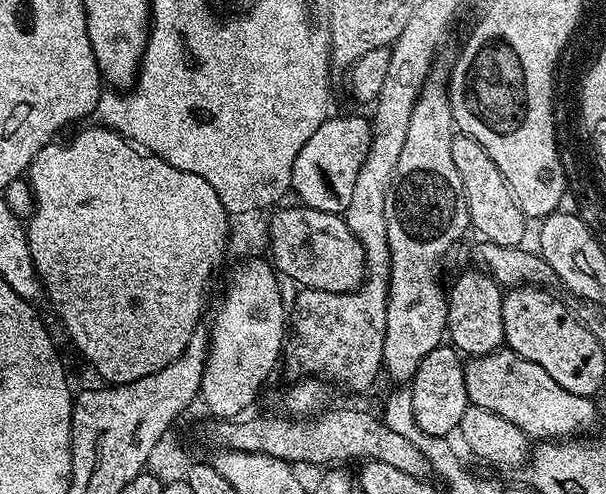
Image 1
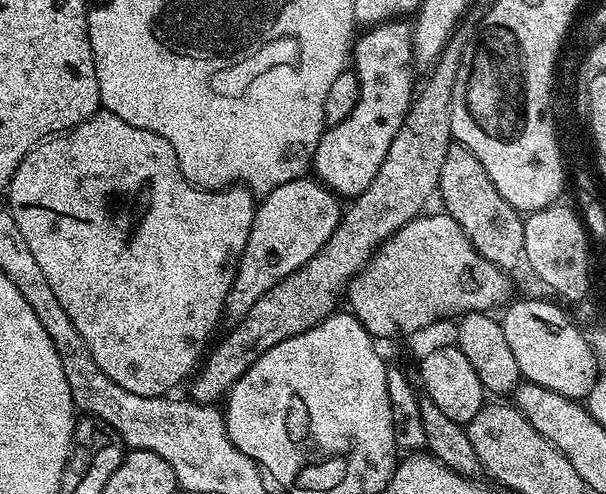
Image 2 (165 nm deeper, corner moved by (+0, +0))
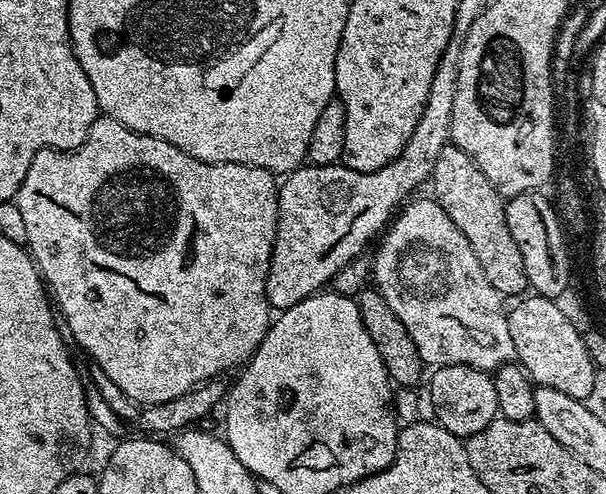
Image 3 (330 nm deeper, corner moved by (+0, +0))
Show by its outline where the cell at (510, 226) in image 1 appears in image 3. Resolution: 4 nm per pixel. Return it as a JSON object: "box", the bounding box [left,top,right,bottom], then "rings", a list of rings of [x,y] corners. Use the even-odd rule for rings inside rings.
{"box":[431,142,529,298],"rings":[[[449,142],[442,150],[442,154],[438,154],[438,162],[434,162],[431,184],[431,195],[438,202],[438,206],[446,210],[446,218],[450,218],[450,222],[454,222],[454,226],[458,226],[462,234],[466,234],[466,242],[470,242],[470,250],[474,250],[474,258],[478,258],[478,266],[482,266],[482,274],[486,274],[486,282],[490,282],[490,286],[494,286],[494,290],[498,290],[504,298],[516,295],[519,297],[527,293],[529,287],[526,266],[522,266],[522,254],[514,242],[514,237],[510,235],[510,226],[506,226],[505,197],[492,185],[490,178],[486,178],[486,174],[478,170],[474,158],[470,158],[470,154],[466,154],[458,145]]]}

